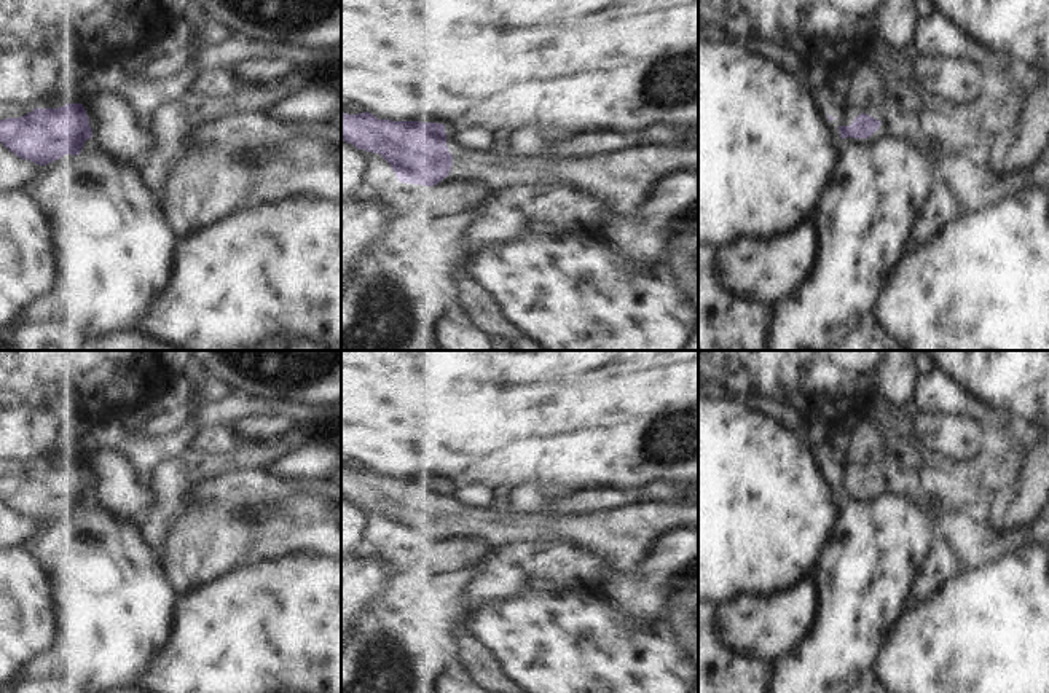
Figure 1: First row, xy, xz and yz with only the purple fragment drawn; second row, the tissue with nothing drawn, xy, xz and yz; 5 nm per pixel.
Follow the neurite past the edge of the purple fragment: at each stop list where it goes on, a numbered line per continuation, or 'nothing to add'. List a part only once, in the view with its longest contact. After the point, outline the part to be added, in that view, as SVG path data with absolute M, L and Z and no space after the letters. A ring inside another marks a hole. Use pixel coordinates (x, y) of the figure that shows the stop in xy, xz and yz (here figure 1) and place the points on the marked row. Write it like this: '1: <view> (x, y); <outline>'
nothing to add

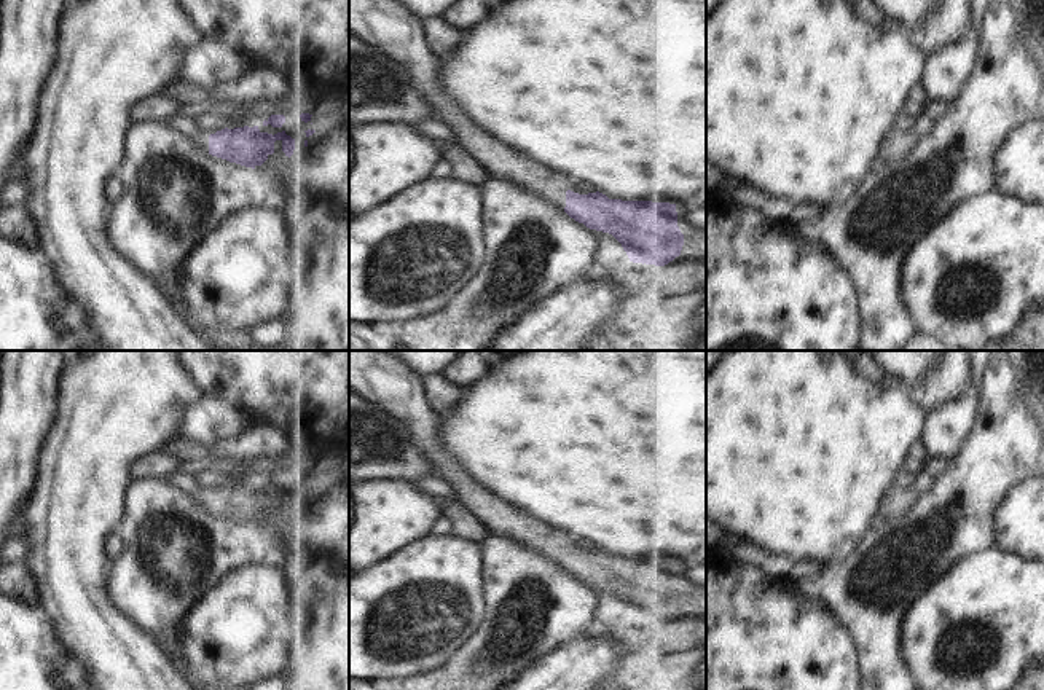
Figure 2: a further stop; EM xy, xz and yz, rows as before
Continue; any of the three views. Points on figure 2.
1: xz (386, 24); M349 0L349 33L406 69L413 89L434 112L434 120L446 124L454 143L489 175L531 183L534 196L564 210L564 177L493 140L440 89L438 59L427 49L421 19L398 0Z

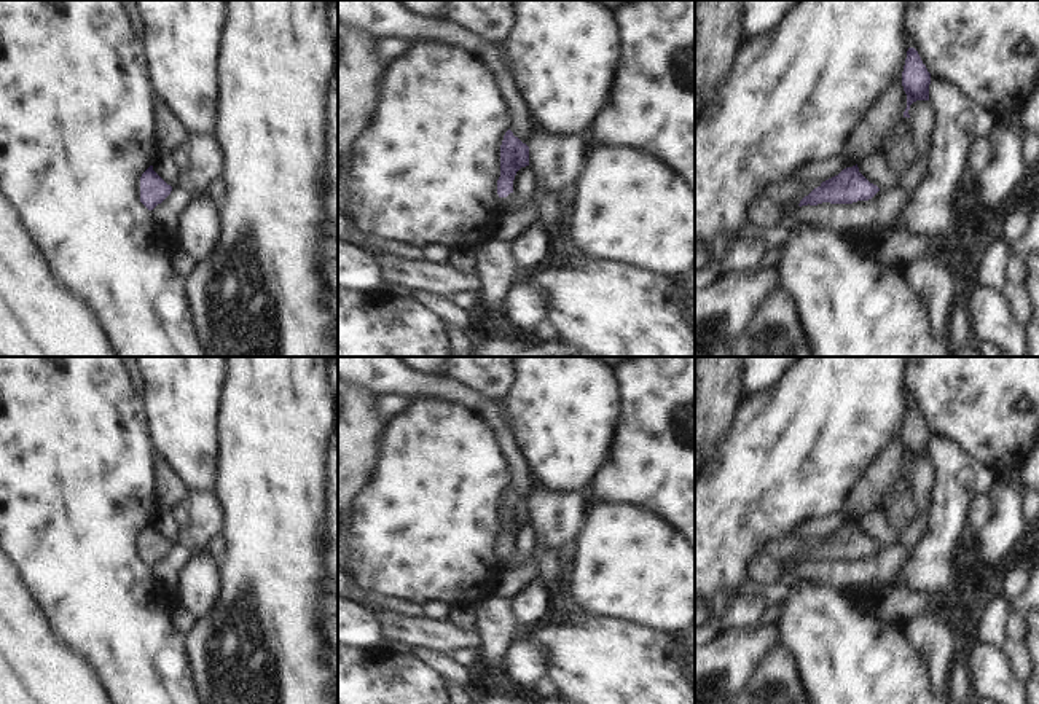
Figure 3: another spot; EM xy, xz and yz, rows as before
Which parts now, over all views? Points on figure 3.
nothing to add

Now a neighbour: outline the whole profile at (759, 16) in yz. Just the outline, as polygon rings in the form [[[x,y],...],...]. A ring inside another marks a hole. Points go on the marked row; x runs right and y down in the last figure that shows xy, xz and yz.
[[[743,0],[744,48],[751,40],[774,30],[800,0]]]

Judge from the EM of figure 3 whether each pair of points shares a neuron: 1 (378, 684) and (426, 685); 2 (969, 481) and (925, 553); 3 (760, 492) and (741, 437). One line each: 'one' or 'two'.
1: one
2: one
3: one

